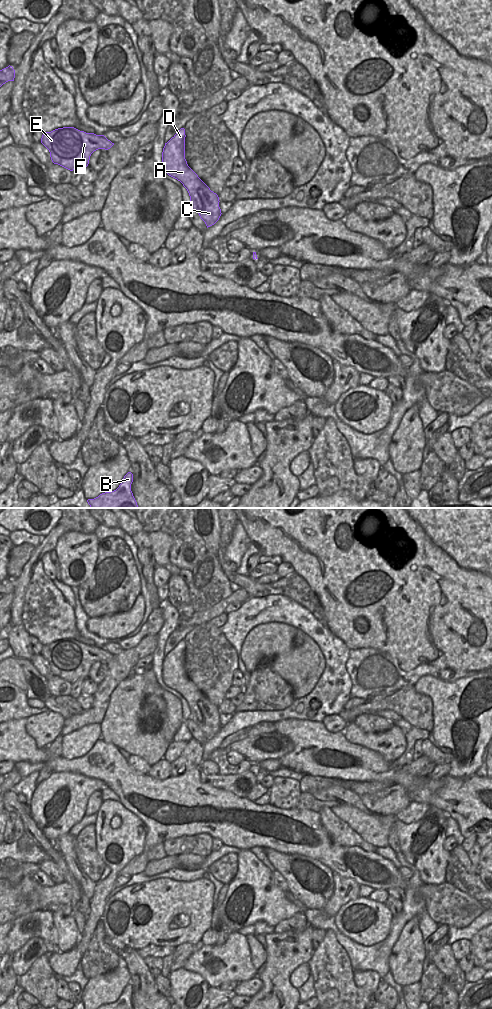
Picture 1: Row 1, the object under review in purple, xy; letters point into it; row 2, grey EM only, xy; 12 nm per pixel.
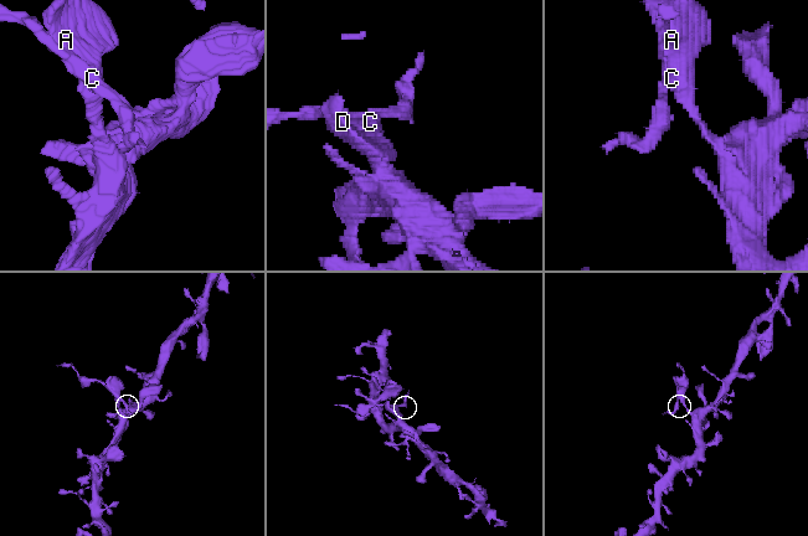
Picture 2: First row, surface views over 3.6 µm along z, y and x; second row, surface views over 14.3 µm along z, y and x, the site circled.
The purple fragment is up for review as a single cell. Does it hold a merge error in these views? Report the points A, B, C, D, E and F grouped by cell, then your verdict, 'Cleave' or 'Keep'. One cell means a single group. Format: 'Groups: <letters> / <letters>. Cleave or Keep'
Groups: A B C D / E F. Cleave

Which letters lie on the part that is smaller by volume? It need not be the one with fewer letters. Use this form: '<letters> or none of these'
E, F

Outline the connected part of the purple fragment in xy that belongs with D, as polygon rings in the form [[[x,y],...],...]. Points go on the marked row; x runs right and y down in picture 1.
[[[181,128],[163,148],[162,152],[162,166],[163,170],[171,177],[180,181],[187,189],[189,196],[194,192],[195,185],[191,182],[194,179],[199,185],[199,191],[197,192],[199,207],[202,211],[199,214],[200,218],[205,222],[207,228],[214,225],[221,216],[221,209],[219,207],[219,197],[216,193],[210,190],[210,188],[198,177],[198,175],[188,166],[185,159],[185,129]]]

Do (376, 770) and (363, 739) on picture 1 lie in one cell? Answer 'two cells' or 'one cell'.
two cells

